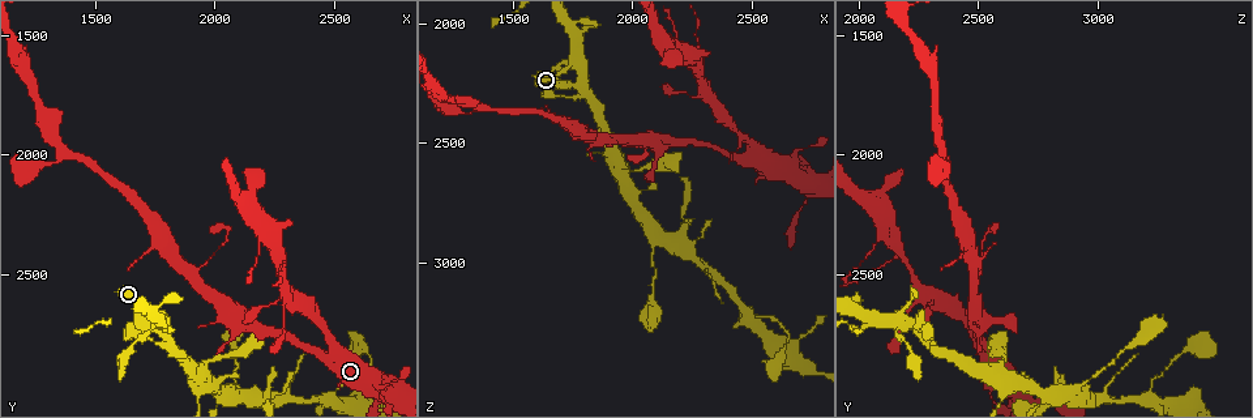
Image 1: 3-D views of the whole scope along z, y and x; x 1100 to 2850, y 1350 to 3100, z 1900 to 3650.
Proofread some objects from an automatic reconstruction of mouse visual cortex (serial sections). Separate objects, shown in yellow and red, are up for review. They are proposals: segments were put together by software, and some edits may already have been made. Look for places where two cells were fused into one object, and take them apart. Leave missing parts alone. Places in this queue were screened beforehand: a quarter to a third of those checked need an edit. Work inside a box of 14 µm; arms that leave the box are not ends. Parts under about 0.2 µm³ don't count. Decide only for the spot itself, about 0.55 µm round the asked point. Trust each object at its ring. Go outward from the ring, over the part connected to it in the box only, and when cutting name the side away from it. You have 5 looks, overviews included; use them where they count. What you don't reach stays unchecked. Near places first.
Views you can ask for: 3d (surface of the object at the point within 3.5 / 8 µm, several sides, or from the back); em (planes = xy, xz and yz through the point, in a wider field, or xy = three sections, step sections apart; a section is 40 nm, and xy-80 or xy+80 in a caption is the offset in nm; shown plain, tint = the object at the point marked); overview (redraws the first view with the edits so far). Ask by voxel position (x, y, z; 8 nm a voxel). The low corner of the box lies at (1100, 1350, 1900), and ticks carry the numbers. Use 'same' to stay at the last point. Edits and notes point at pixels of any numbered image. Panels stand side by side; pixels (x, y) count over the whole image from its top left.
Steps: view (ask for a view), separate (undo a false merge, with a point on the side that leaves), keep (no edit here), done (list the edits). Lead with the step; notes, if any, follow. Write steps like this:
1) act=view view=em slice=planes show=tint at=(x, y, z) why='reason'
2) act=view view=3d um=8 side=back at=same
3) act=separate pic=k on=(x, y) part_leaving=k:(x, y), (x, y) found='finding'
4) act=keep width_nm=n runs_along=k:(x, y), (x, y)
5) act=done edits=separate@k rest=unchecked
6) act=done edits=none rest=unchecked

act=view view=em slice=xy step=1 show=tint at=(1380, 2000, 2340) why='arms part here'

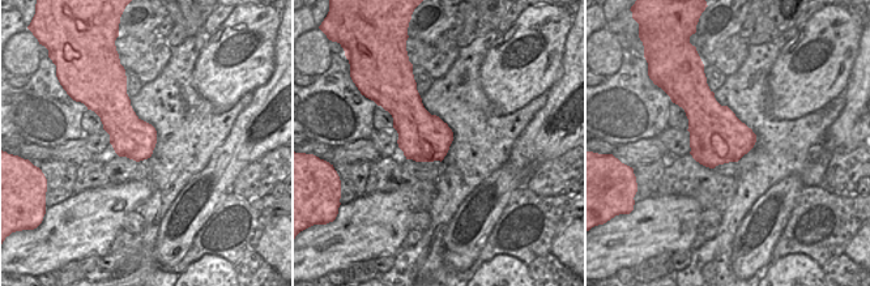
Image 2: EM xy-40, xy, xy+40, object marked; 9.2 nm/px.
act=view view=3d um=3.5 at=same why='wider look'

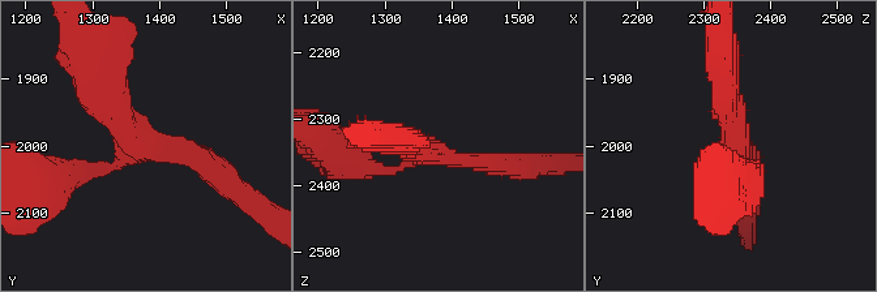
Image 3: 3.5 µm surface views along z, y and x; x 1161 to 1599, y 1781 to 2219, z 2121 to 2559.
act=keep runs_along=3:(221, 175), (141, 142), (101, 71) found='all the same cell'

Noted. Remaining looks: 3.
act=view view=em slice=xy step=1 show=tint at=(2700, 2990, 2550) why='abrupt turn'

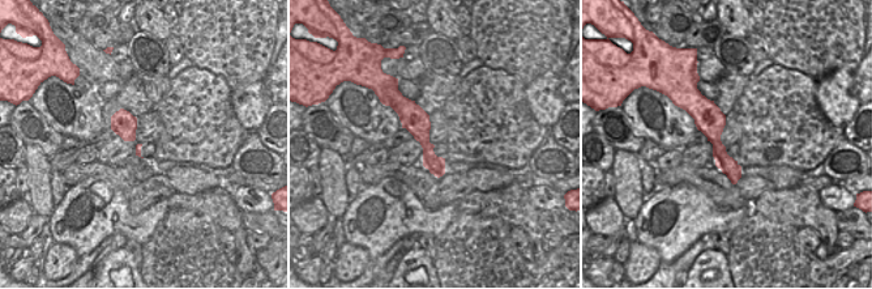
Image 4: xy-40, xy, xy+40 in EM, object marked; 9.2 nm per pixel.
act=view view=3d um=3.5 at=same why='see where the arms go'

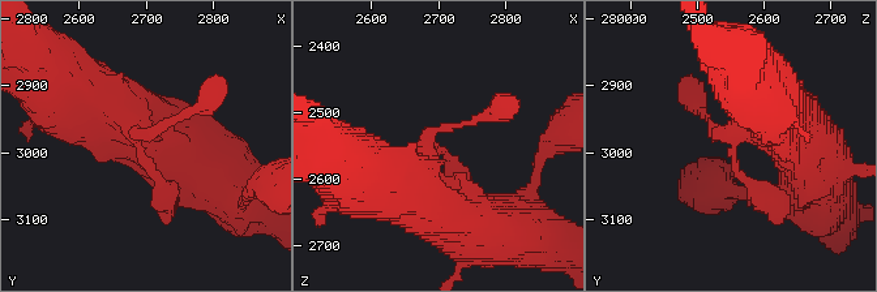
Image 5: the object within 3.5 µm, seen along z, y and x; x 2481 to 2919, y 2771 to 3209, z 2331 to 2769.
act=keep runs_along=4:(697, 96), (734, 179) found='one cell here'

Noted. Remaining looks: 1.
act=done edits=none rest=unchecked

